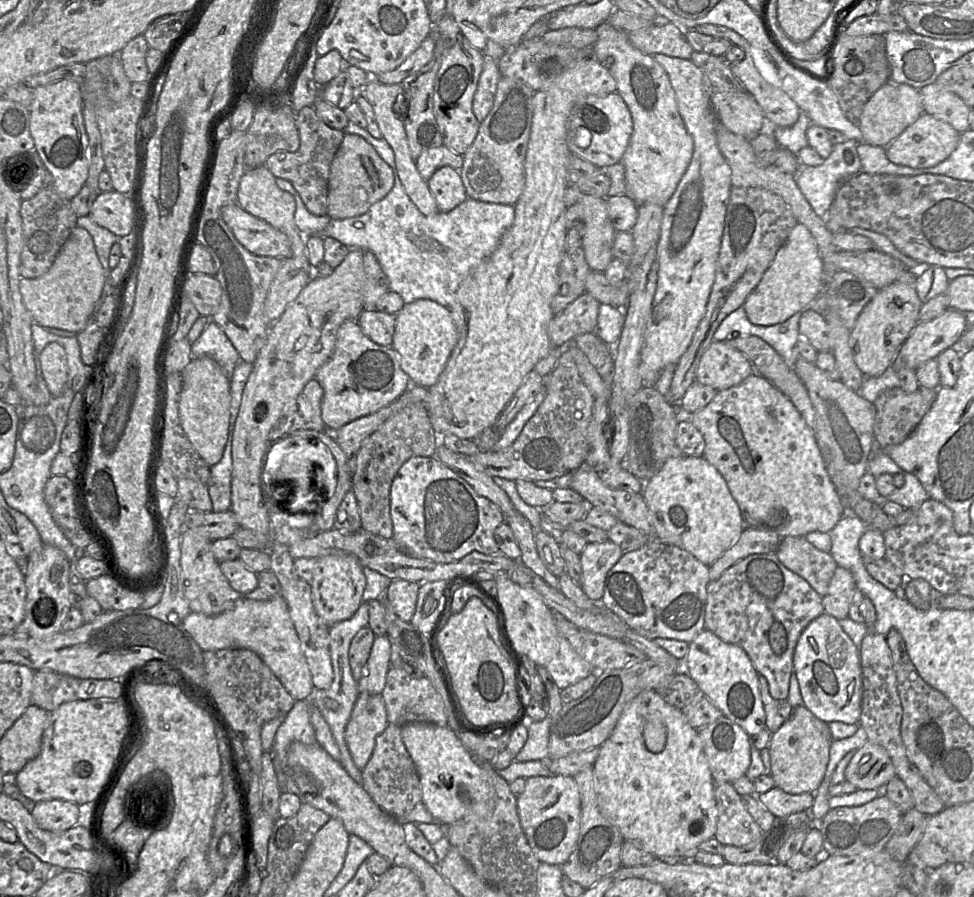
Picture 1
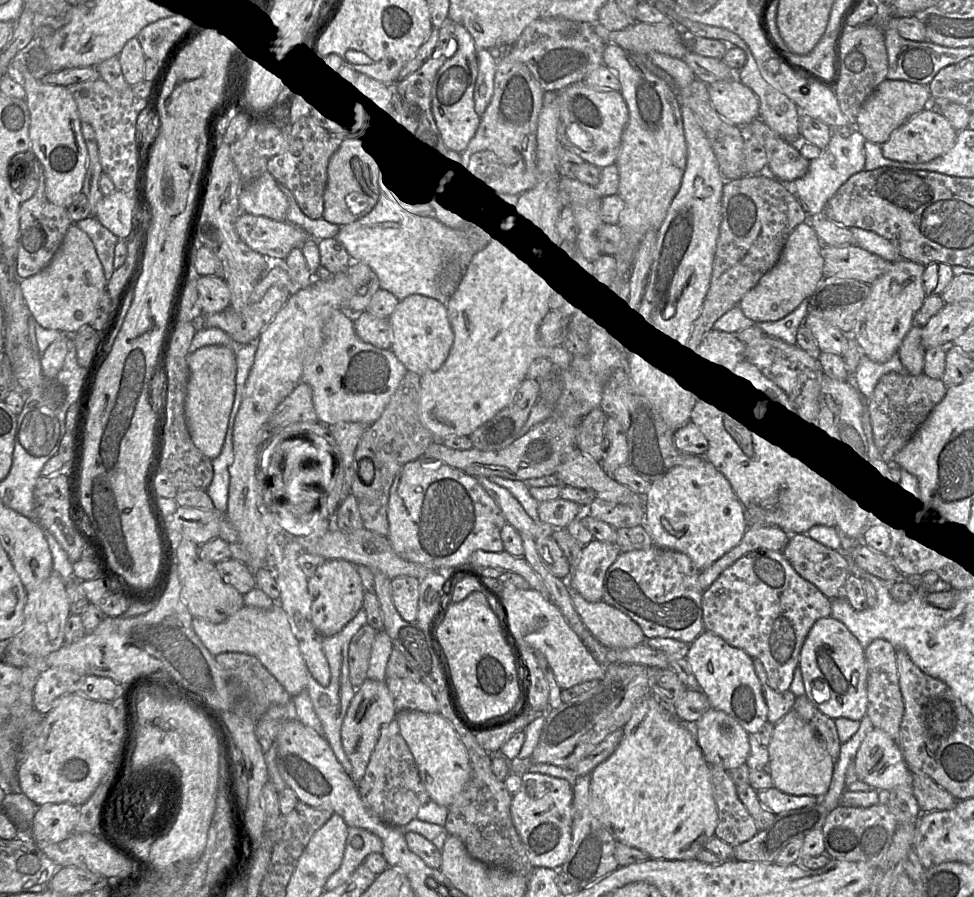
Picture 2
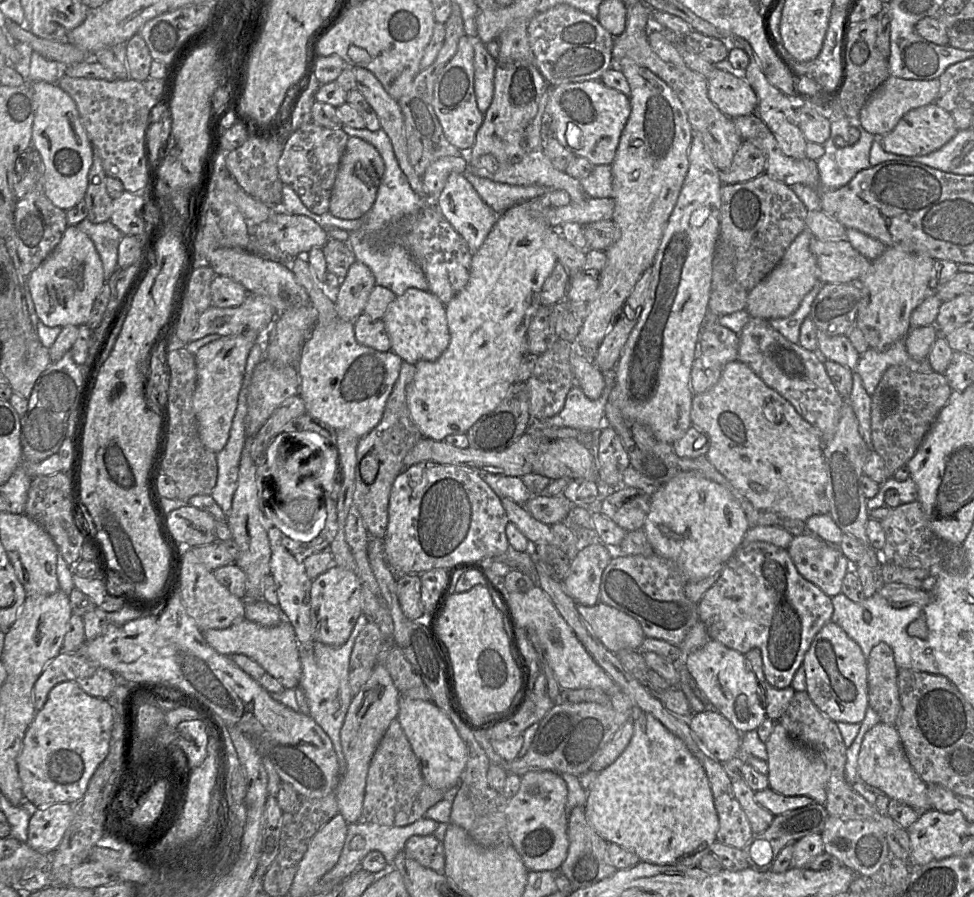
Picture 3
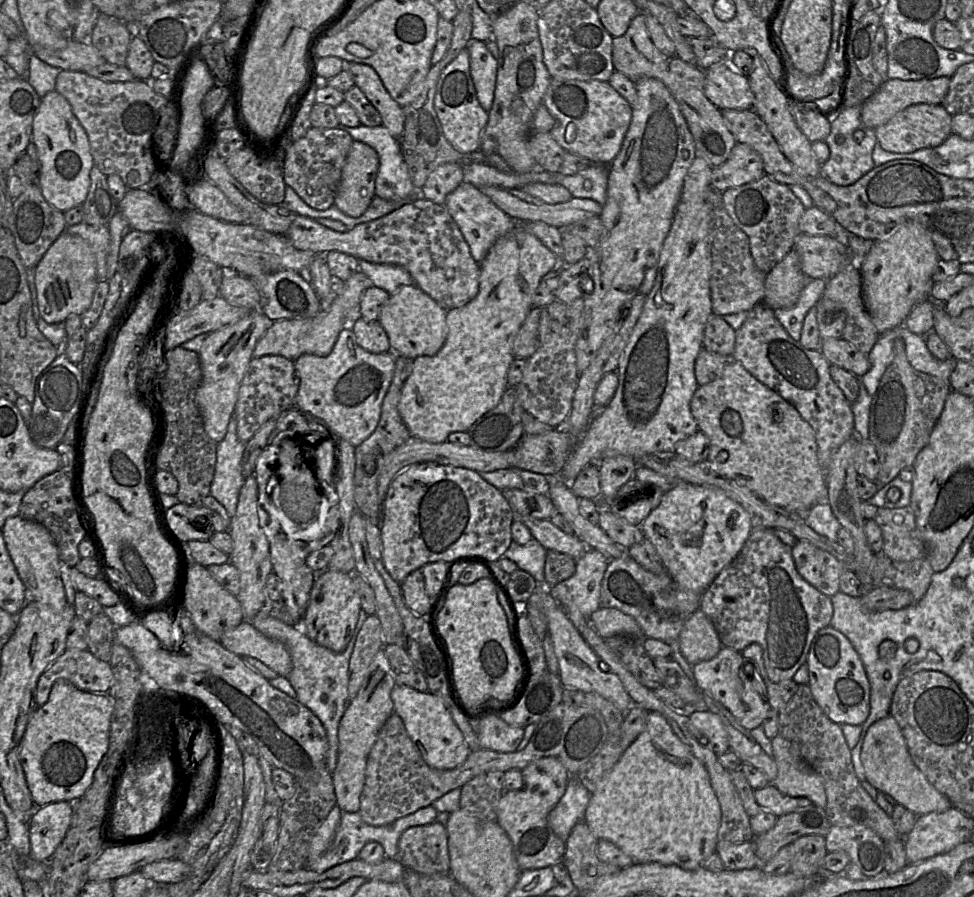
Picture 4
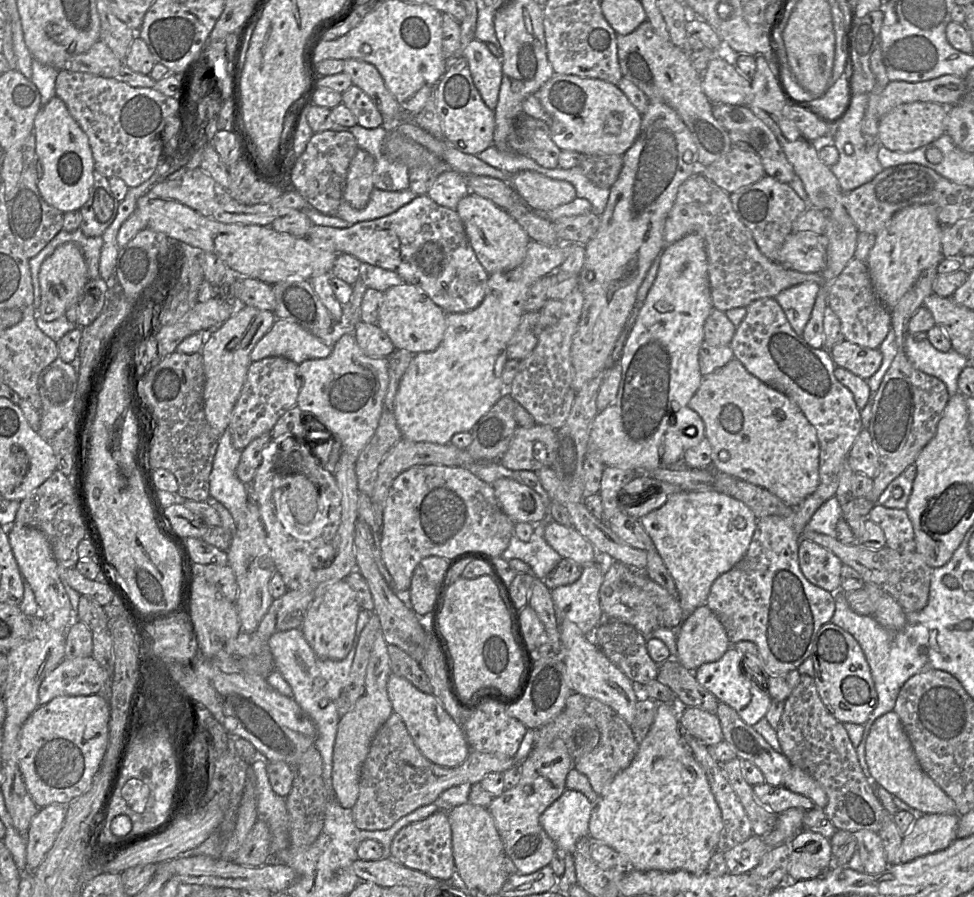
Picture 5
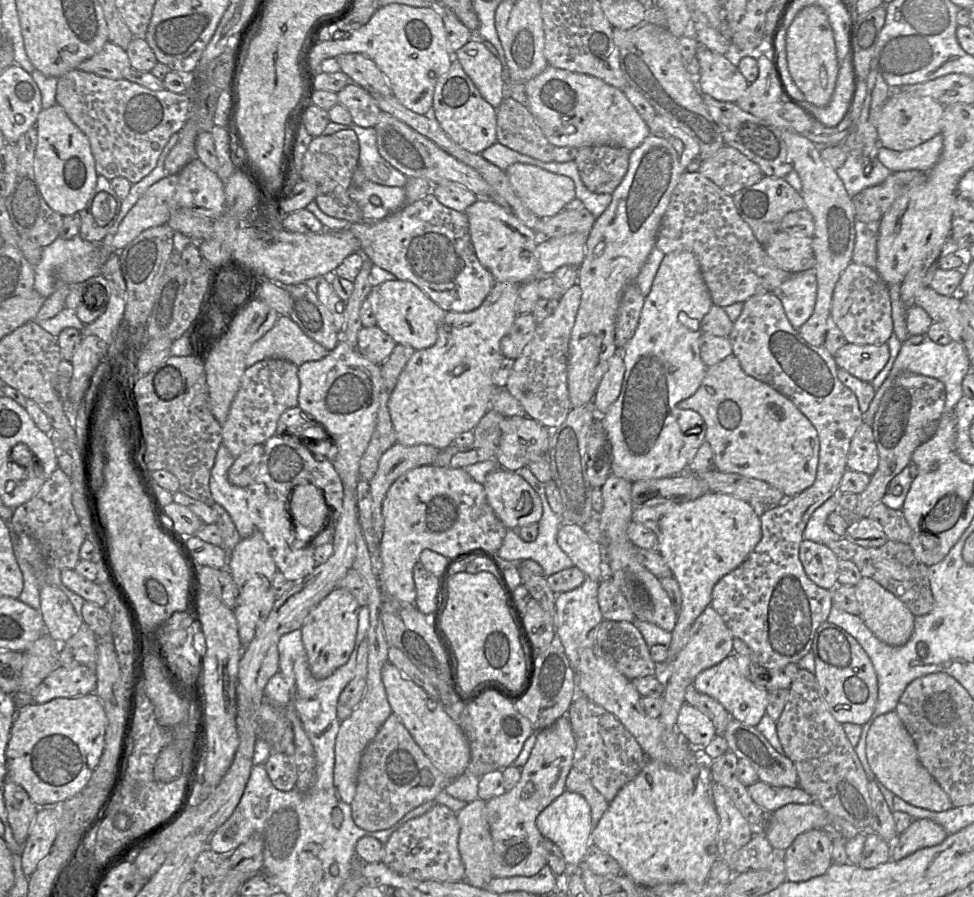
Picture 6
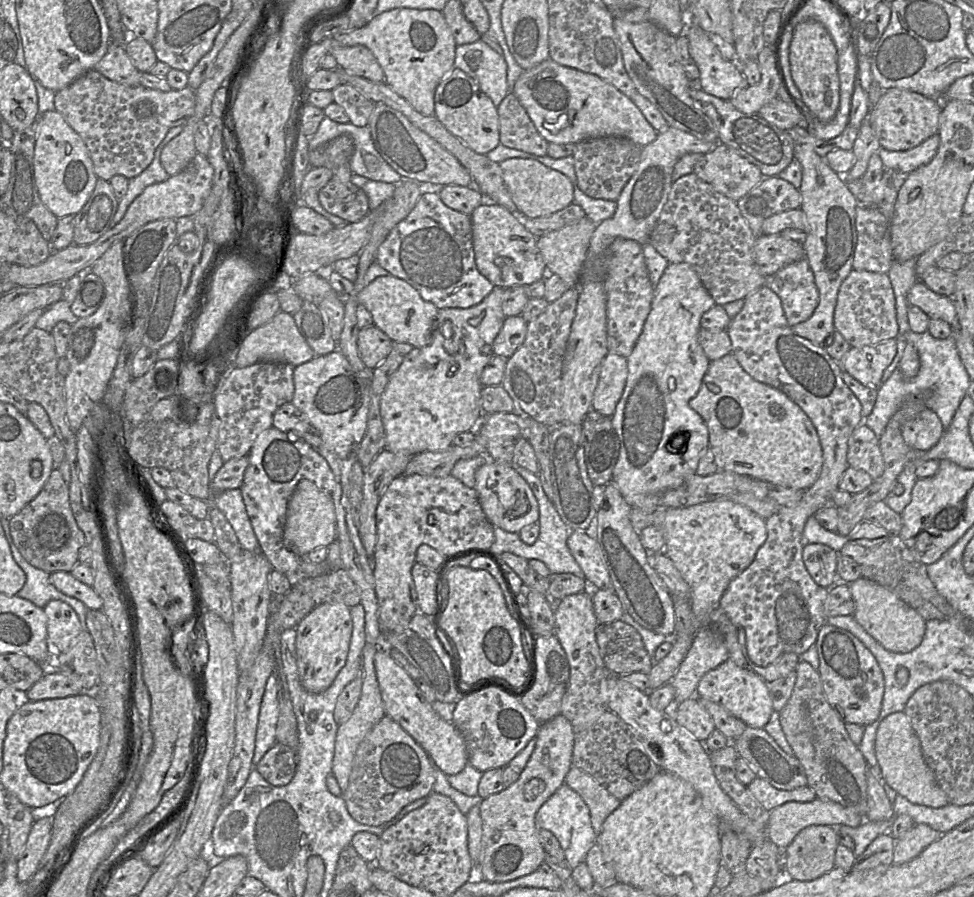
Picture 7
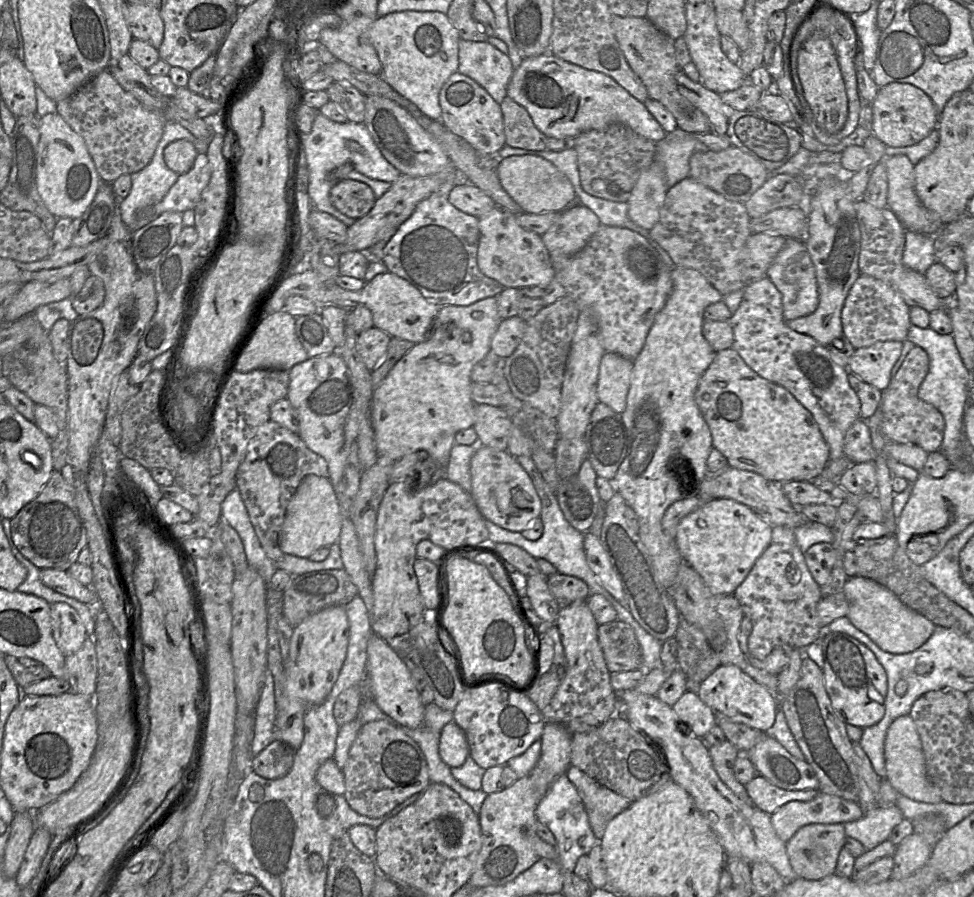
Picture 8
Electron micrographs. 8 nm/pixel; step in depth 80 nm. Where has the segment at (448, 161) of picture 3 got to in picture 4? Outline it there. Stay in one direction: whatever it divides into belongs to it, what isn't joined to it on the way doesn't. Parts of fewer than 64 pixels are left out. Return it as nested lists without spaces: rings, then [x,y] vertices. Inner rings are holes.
[[[445,163],[428,176],[418,193],[426,200],[444,205],[446,197],[462,182],[462,166],[458,163]]]

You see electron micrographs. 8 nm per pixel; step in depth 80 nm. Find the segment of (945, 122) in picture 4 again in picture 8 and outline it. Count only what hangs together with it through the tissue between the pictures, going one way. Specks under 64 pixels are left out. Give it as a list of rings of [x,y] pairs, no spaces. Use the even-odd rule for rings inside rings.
[[[890,83],[878,89],[872,103],[872,133],[886,147],[912,146],[938,127],[938,112],[921,89],[907,83]]]

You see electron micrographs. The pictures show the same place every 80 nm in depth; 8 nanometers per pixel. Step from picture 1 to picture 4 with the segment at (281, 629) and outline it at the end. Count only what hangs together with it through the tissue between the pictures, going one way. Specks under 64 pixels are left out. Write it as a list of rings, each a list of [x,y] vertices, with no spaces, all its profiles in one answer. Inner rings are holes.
[[[245,620],[225,632],[220,643],[238,656],[258,659],[279,676],[287,677],[292,670],[288,648],[283,643],[262,634],[250,620]]]

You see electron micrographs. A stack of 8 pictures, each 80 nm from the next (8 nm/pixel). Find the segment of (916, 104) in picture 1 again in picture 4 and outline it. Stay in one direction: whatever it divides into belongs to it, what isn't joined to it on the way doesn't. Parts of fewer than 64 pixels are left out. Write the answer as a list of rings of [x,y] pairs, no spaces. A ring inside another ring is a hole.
[[[947,76],[921,80],[885,79],[862,105],[862,124],[876,129],[911,105],[941,104],[949,83],[950,77]]]

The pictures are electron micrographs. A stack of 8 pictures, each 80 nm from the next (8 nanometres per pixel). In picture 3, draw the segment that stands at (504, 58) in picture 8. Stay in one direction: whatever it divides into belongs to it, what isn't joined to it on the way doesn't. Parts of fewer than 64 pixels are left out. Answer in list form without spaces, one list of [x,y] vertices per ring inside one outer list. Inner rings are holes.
[[[469,37],[474,50],[474,92],[478,109],[485,114],[494,91],[496,60],[485,49],[478,37]]]

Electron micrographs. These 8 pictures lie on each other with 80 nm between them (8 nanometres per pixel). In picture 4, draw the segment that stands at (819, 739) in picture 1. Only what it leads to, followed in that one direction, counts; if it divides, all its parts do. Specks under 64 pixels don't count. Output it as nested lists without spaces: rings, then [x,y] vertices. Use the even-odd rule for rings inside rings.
[[[778,734],[771,741],[772,757],[778,770],[771,784],[785,795],[806,797],[824,809],[827,796],[823,778],[792,752],[790,744],[782,736]]]

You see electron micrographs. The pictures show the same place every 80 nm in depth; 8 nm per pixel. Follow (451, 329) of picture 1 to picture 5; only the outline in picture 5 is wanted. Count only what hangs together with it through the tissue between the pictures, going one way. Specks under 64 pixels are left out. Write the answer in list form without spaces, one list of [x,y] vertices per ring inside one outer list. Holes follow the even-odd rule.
[[[404,282],[383,292],[377,324],[388,335],[395,349],[417,354],[434,351],[440,345],[446,329],[446,315],[425,292]]]

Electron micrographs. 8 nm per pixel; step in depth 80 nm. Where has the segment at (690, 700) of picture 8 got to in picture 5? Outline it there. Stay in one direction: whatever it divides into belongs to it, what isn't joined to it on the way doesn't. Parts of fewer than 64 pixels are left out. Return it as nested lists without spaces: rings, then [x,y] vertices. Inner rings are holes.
[[[696,707],[682,708],[679,724],[683,732],[695,738],[707,747],[723,741],[723,733],[716,714]]]

